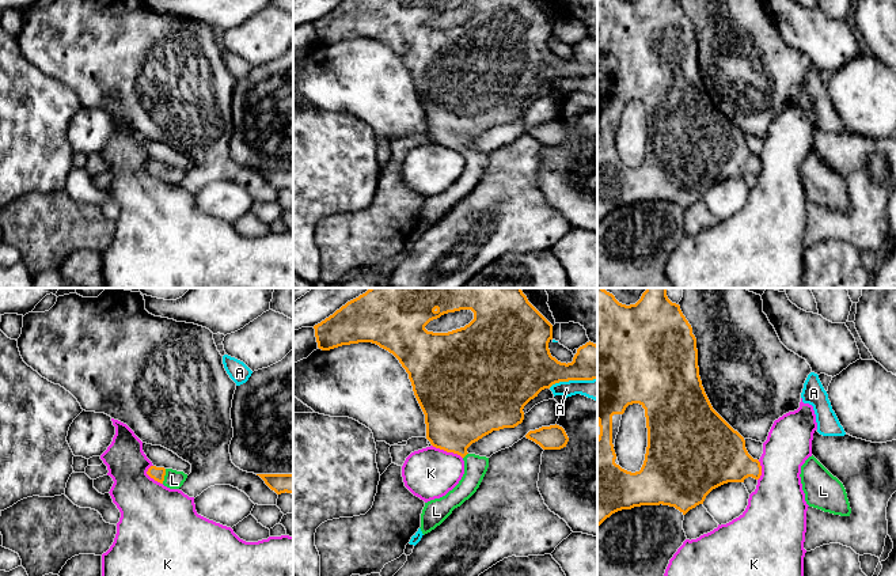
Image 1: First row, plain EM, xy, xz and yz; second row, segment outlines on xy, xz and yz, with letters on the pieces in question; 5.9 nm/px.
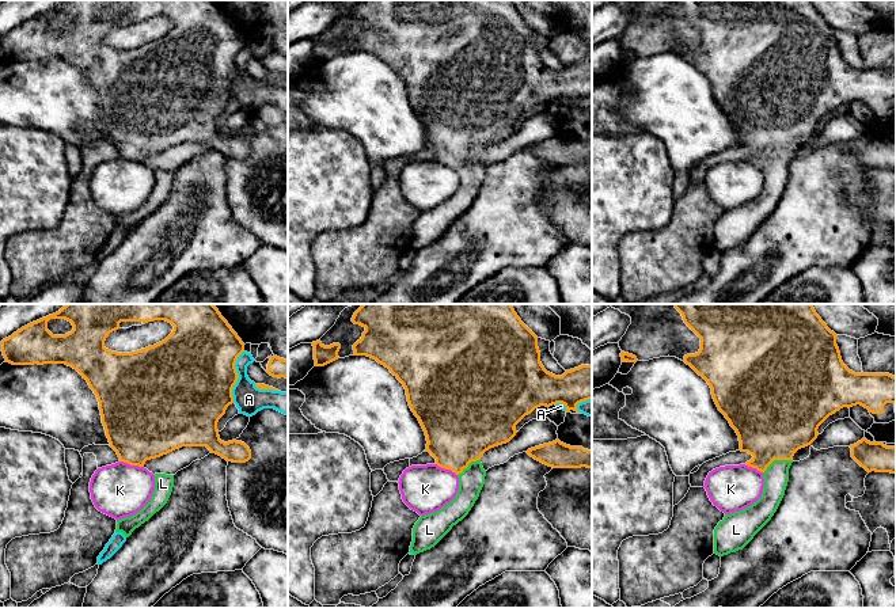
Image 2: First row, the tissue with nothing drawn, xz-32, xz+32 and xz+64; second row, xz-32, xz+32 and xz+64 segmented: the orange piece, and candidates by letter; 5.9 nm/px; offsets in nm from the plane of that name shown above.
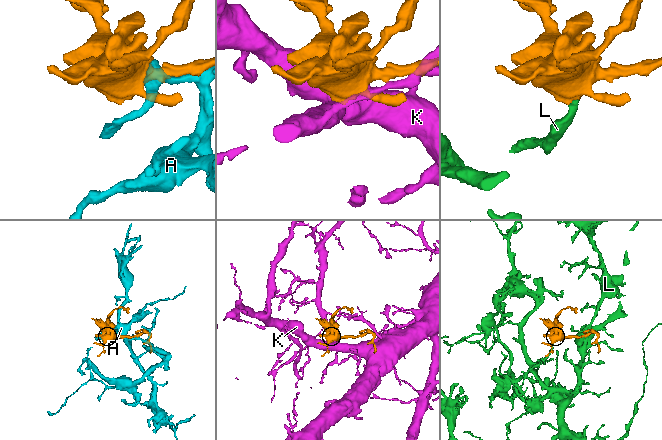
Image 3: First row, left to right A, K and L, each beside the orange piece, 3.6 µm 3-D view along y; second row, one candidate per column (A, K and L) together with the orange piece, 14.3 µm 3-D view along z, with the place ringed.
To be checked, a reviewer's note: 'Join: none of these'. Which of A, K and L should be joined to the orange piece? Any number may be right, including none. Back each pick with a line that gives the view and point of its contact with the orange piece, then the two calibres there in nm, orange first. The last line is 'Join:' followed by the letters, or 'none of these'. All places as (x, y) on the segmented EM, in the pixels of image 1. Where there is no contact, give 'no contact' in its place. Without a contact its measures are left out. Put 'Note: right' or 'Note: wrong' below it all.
L: xy (164, 474) | 80/110 nm
Join: L
Note: wrong

